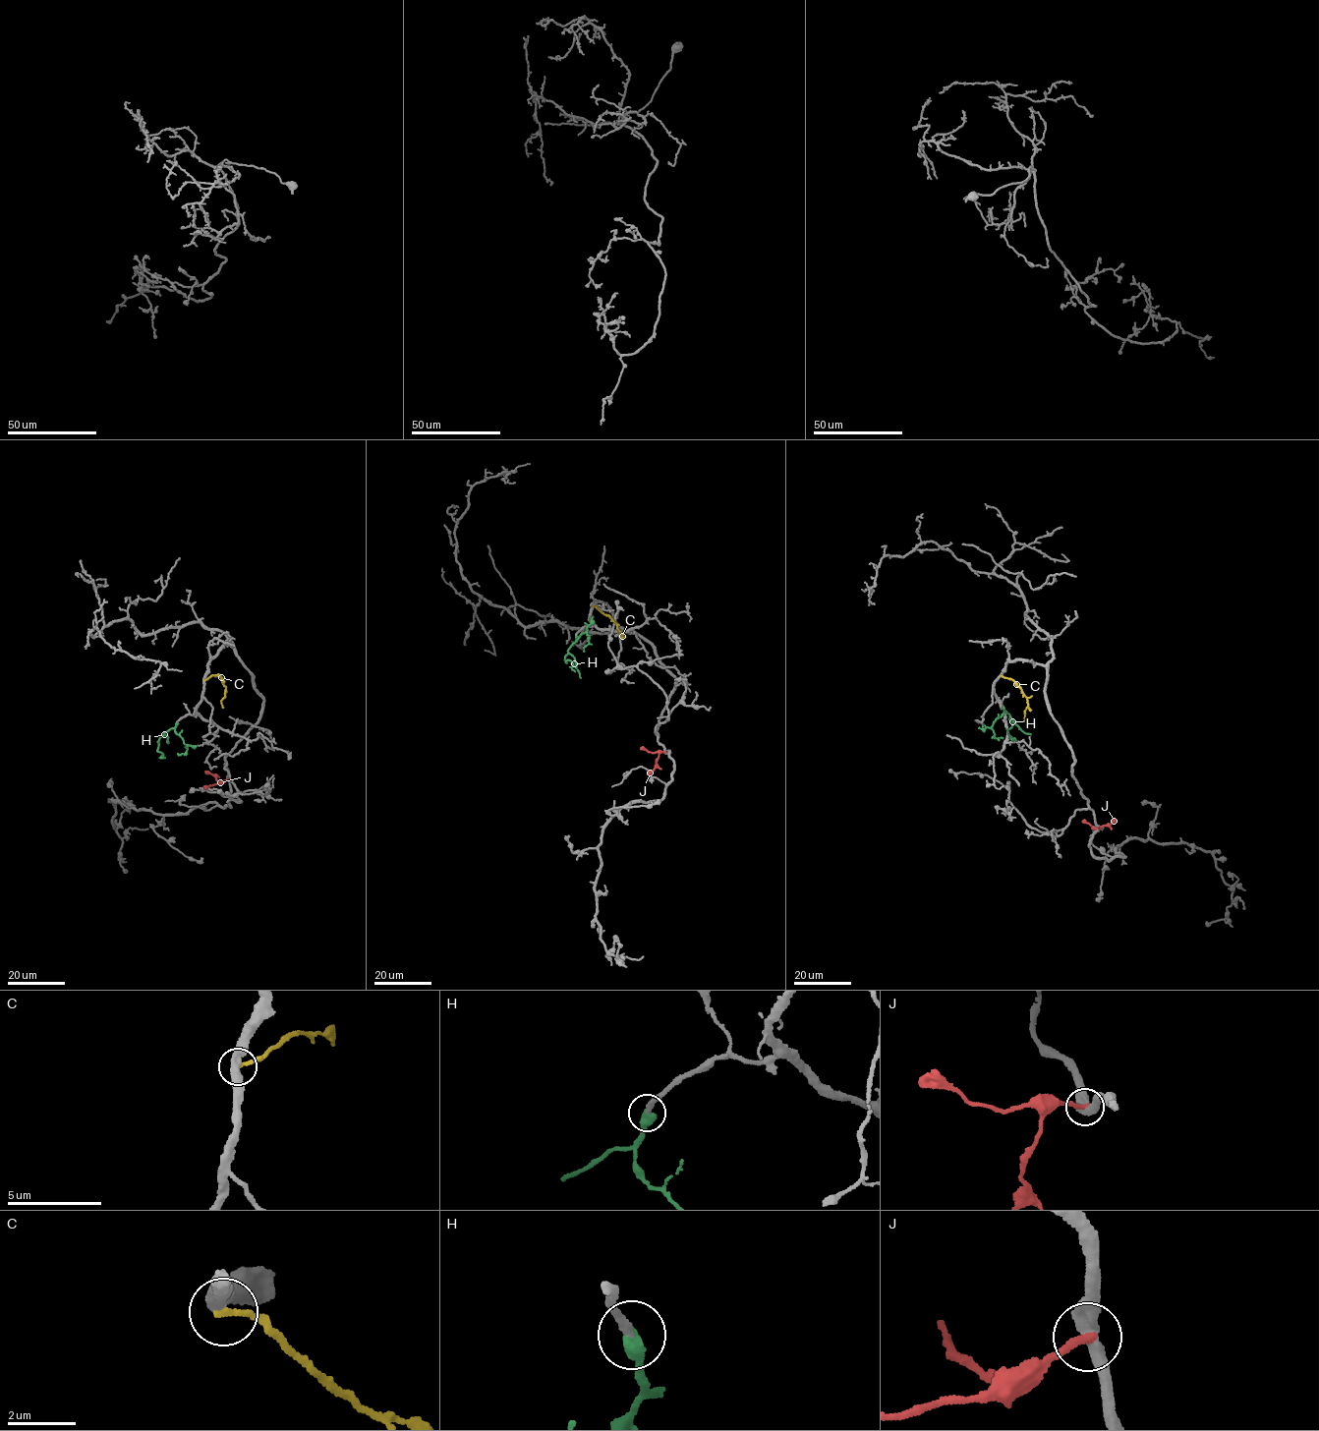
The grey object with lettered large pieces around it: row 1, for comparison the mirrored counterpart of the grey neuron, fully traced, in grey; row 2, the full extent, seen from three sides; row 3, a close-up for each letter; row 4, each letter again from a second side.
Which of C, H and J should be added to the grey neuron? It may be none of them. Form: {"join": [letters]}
{"join": ["H"]}

